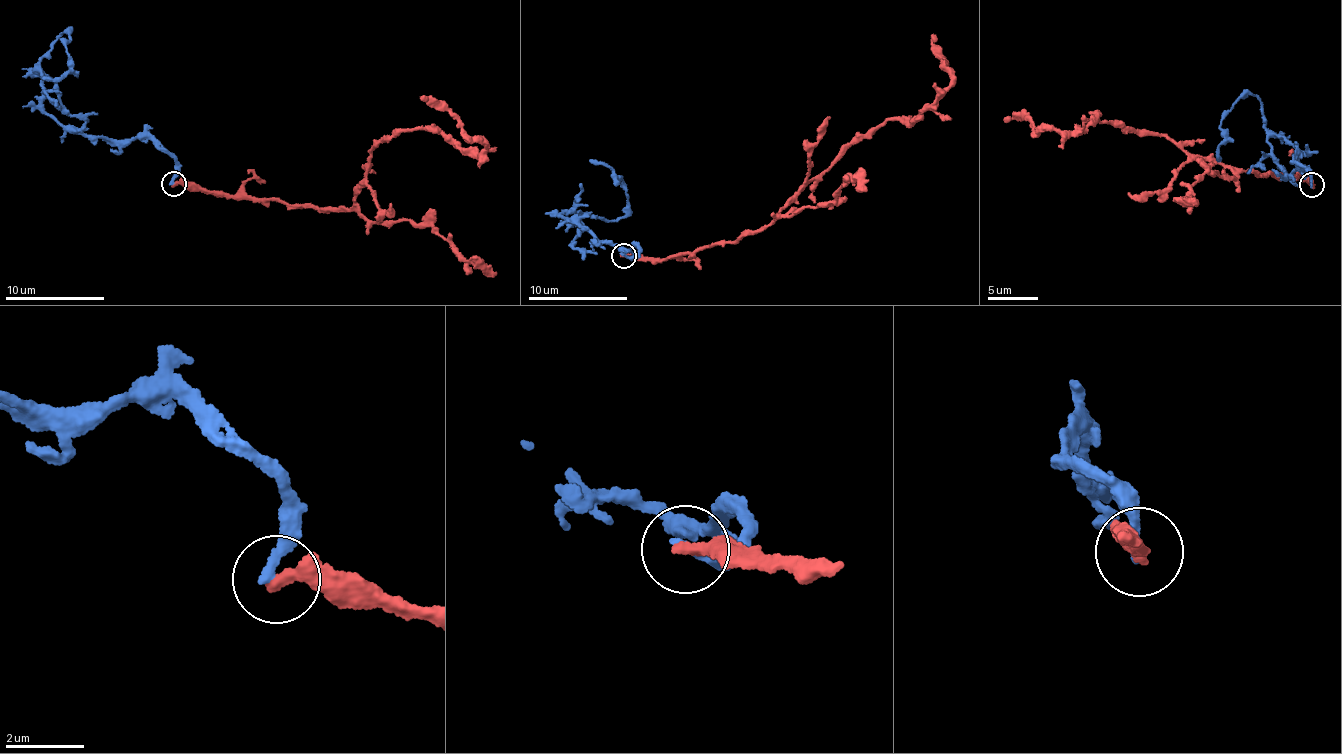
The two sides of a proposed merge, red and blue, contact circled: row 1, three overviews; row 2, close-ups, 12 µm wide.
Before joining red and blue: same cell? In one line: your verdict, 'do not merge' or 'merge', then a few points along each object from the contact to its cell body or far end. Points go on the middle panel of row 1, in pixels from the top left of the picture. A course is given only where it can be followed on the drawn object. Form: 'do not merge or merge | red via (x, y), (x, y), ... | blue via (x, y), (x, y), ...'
do not merge | red via (623, 255), (690, 254), (767, 227), (850, 145), (935, 107), (950, 83), (932, 33) | blue via (623, 255), (632, 257), (638, 248), (603, 245), (562, 214), (611, 221), (623, 216), (624, 182), (589, 159)

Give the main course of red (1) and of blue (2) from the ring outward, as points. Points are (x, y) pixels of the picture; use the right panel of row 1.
1: (1312, 185), (1281, 171), (1199, 160), (1163, 136), (1092, 114), (1083, 130), (1041, 132), (1024, 116), (1003, 121)
2: (1312, 185), (1298, 153), (1292, 178), (1281, 169), (1251, 94), (1222, 118), (1218, 162)

